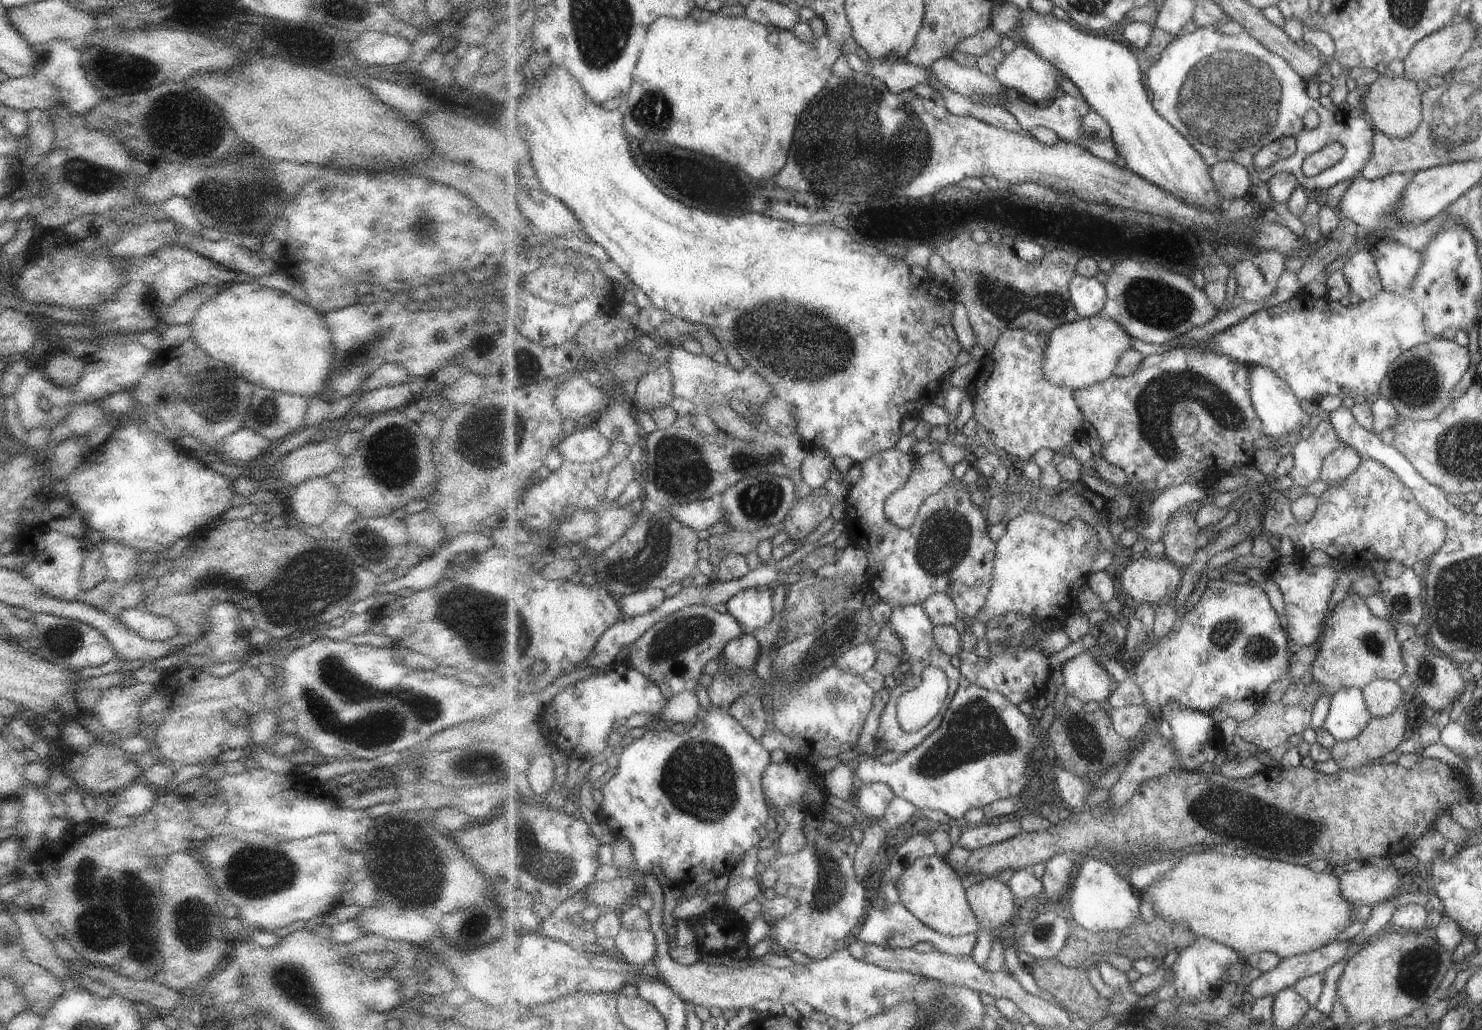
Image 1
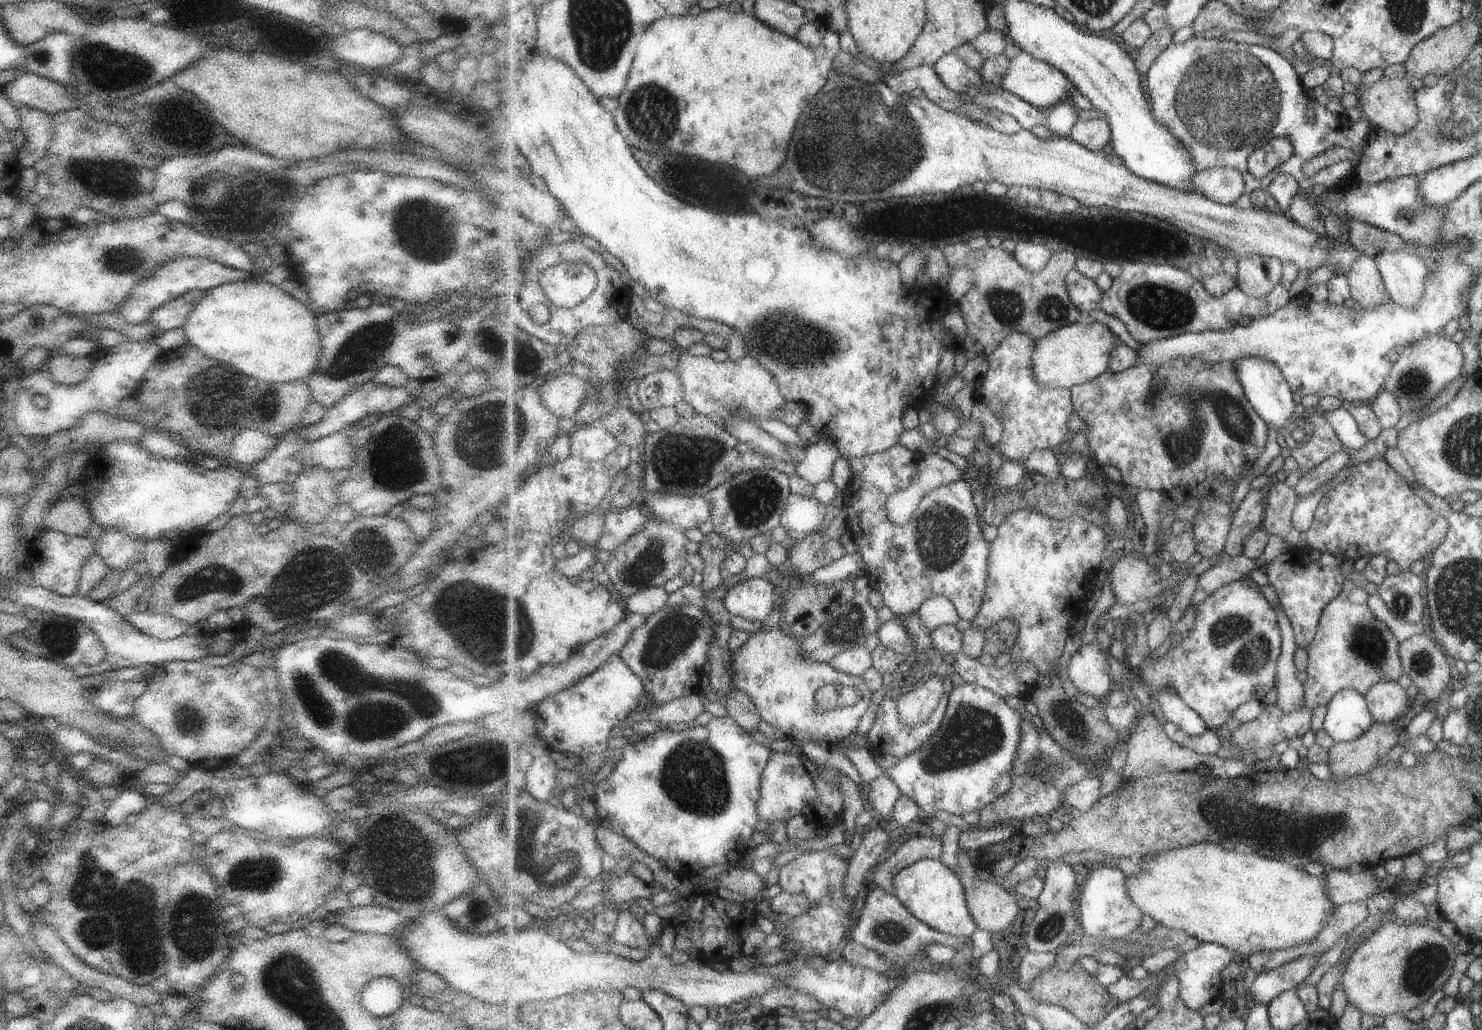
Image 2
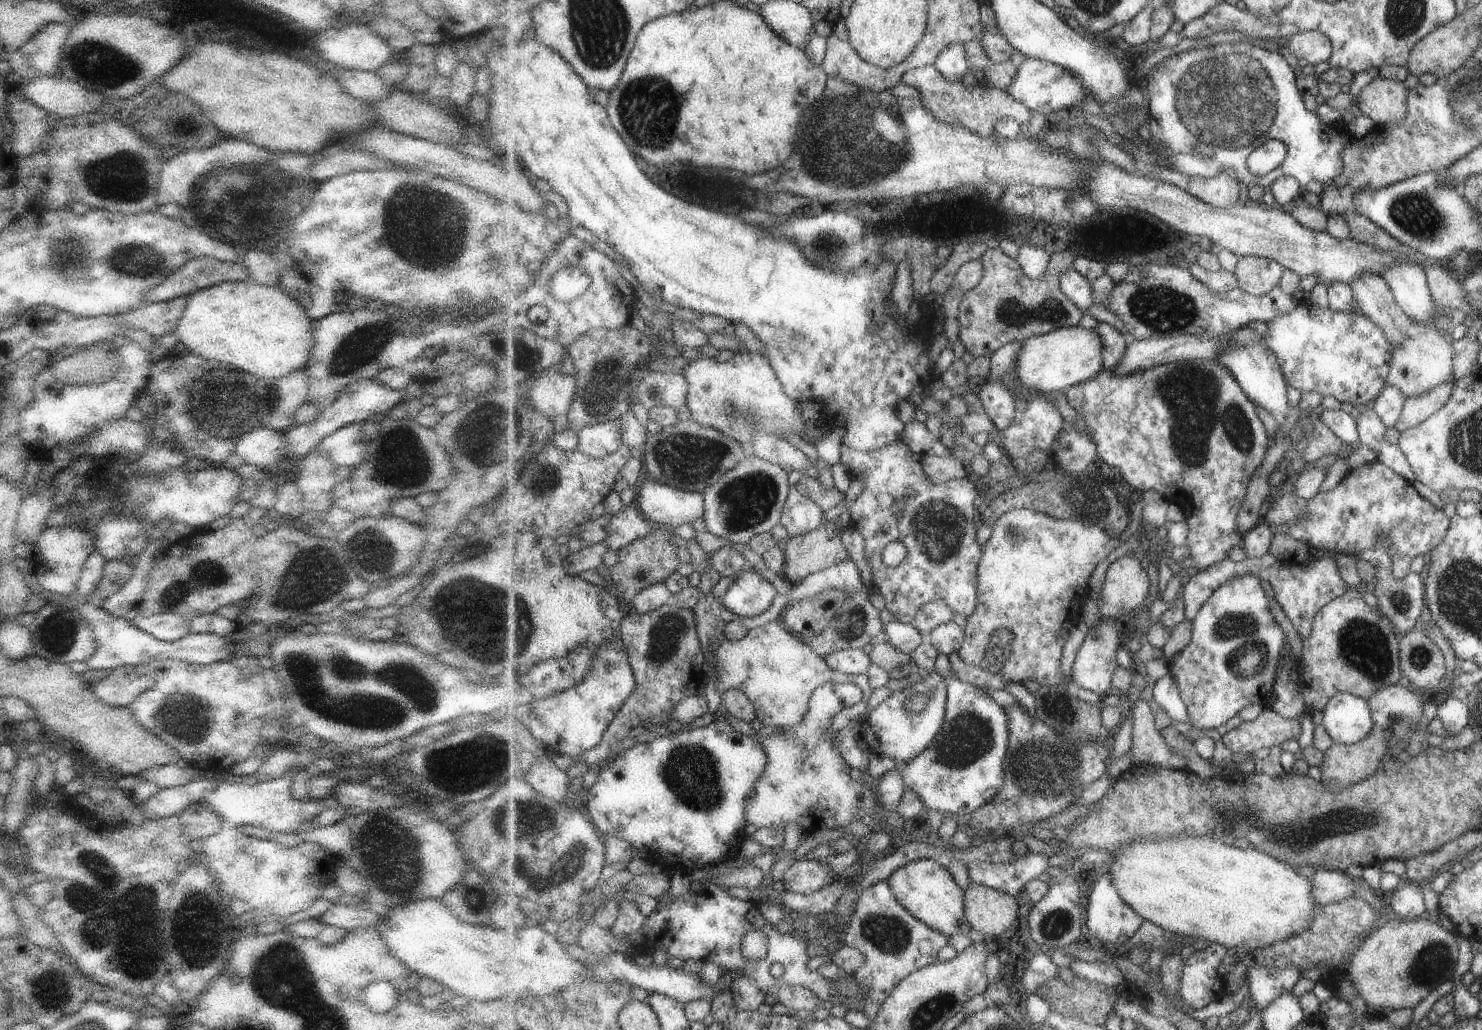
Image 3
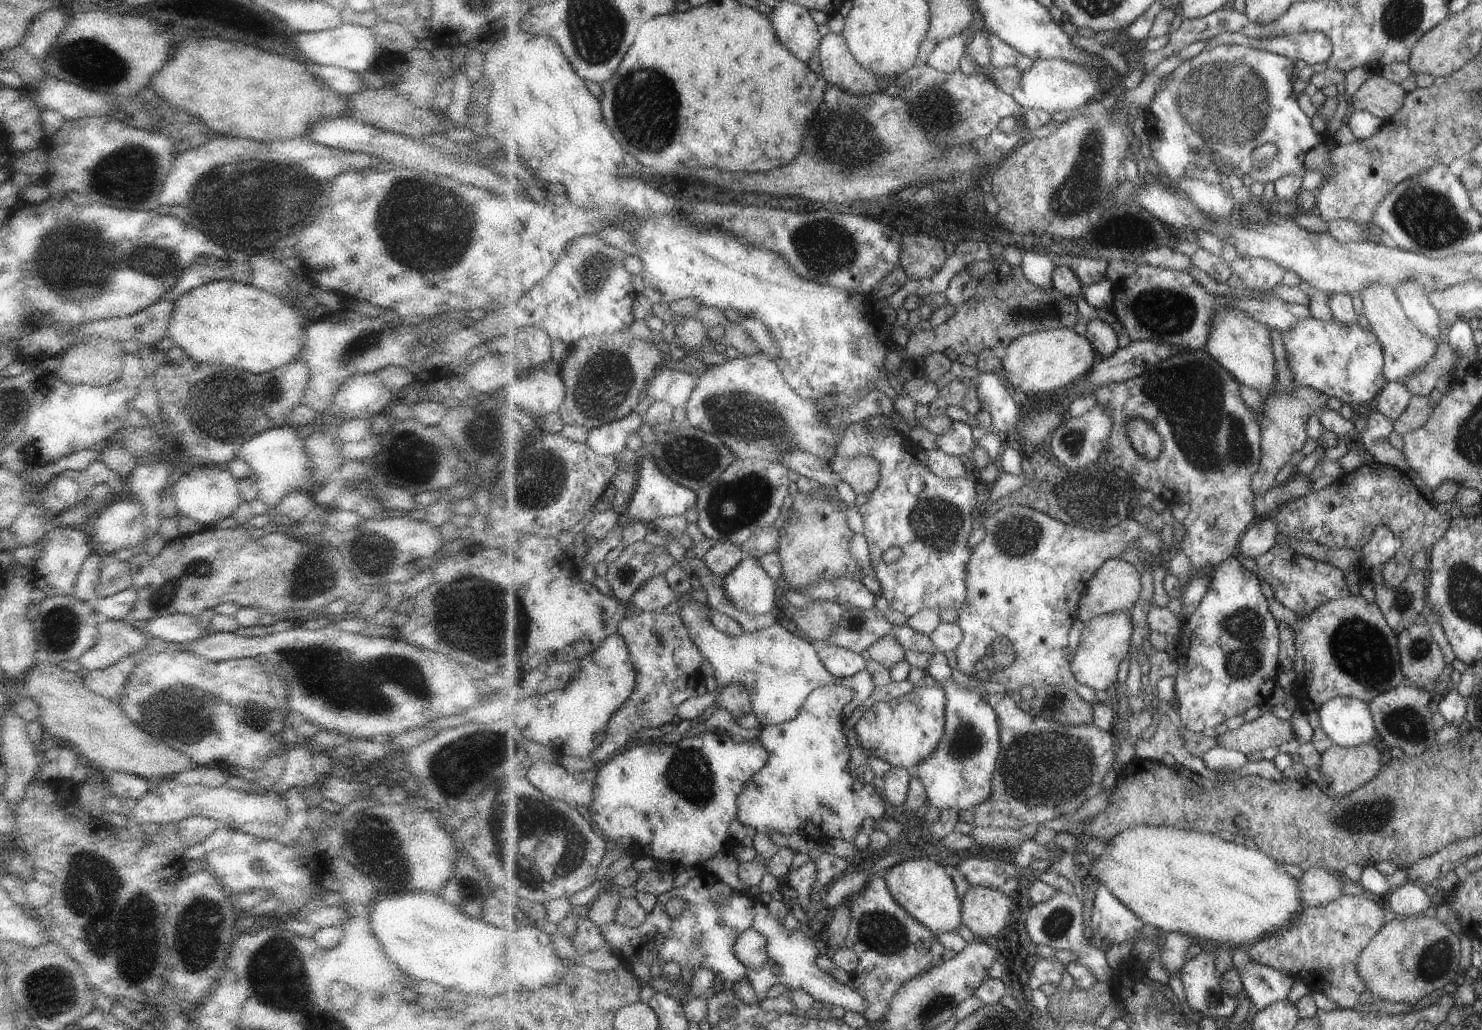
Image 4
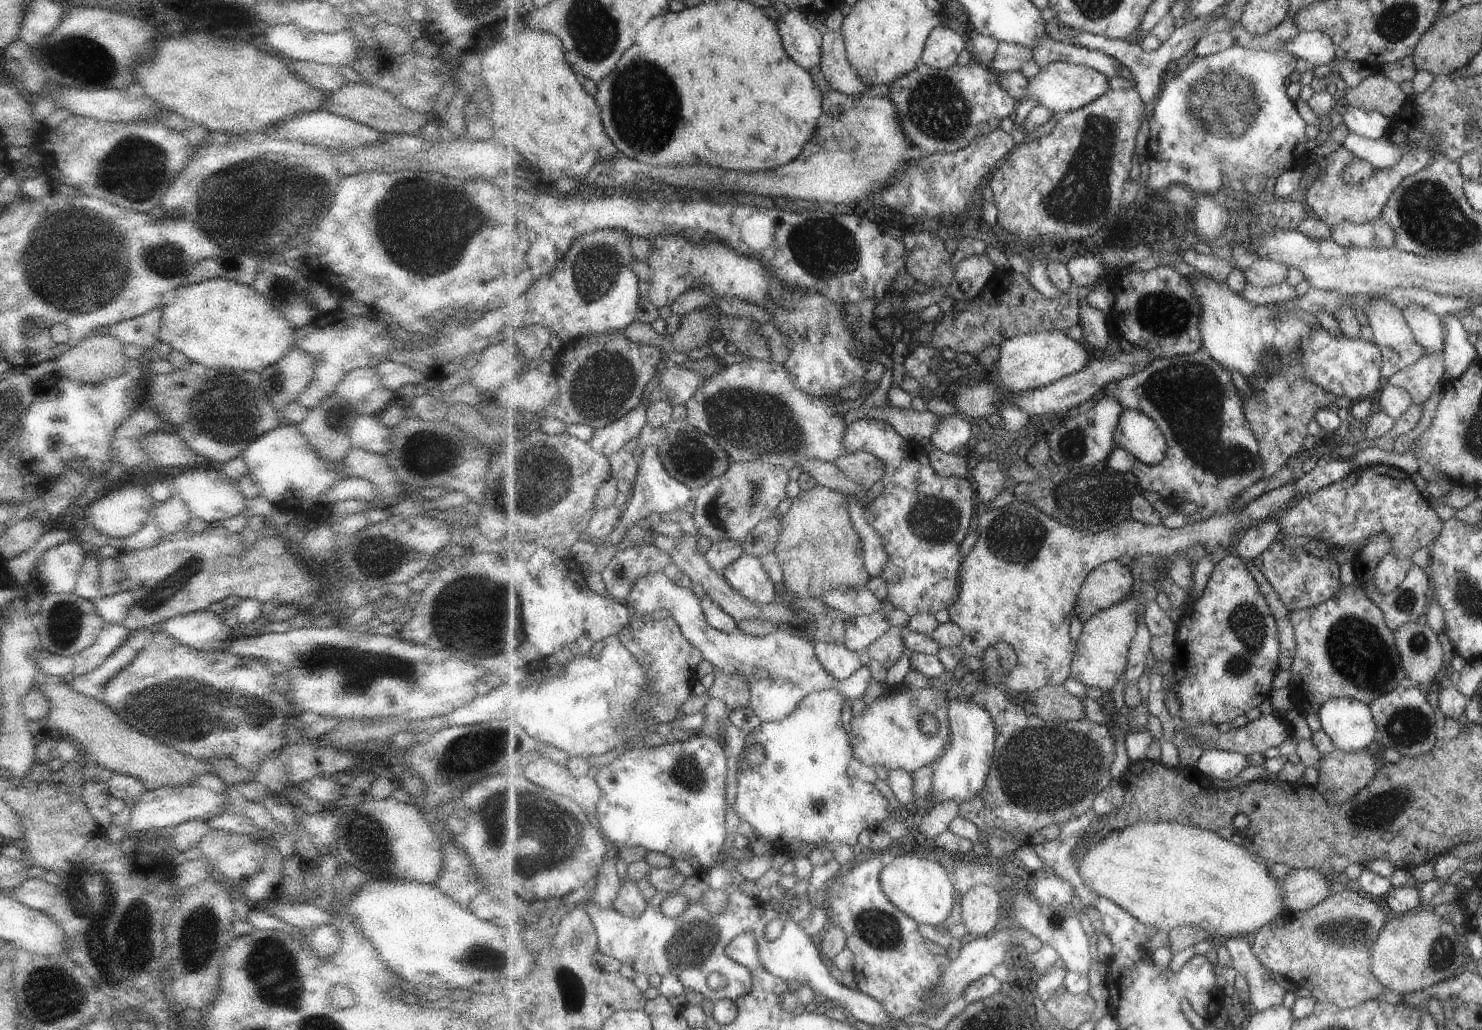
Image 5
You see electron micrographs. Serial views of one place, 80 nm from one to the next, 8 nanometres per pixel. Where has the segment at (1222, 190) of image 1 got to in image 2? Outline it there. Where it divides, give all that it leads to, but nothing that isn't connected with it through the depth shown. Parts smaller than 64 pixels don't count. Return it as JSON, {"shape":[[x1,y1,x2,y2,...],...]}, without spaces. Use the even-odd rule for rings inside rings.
{"shape":[[1233,167,1207,169,1190,181,1196,193,1224,205,1235,205,1235,201,1246,193,1243,173]]}

